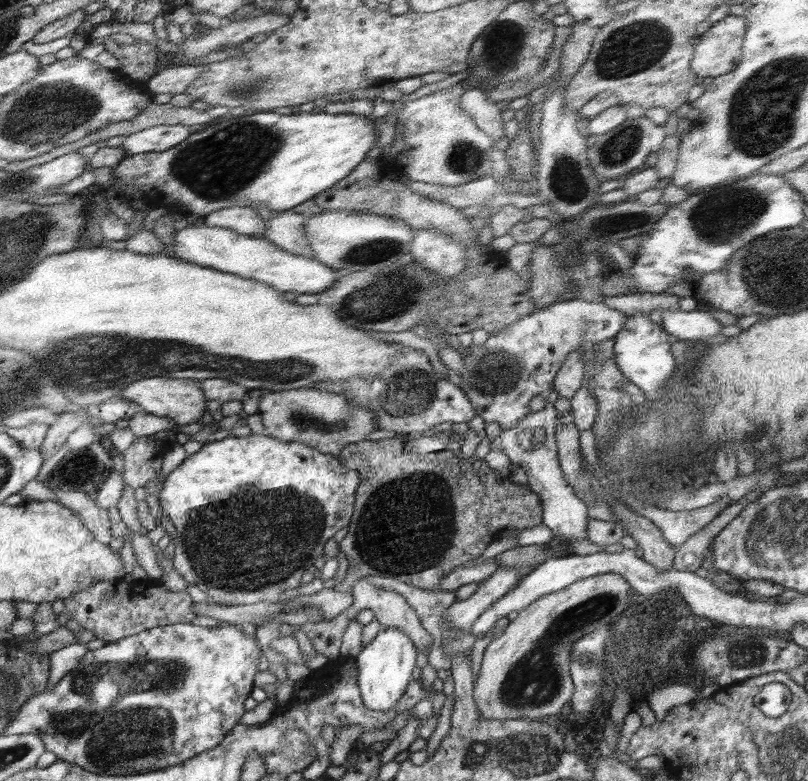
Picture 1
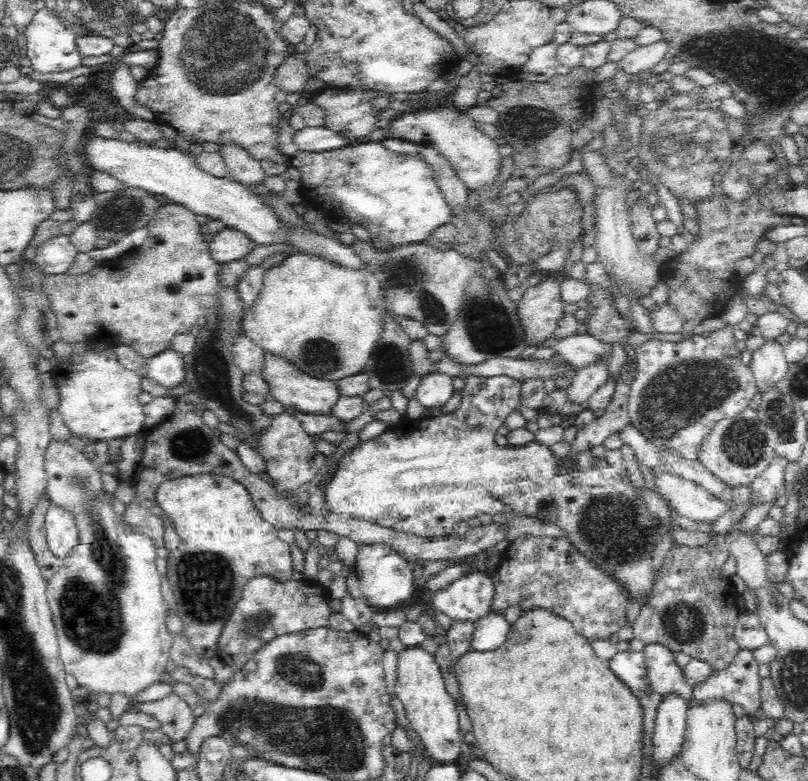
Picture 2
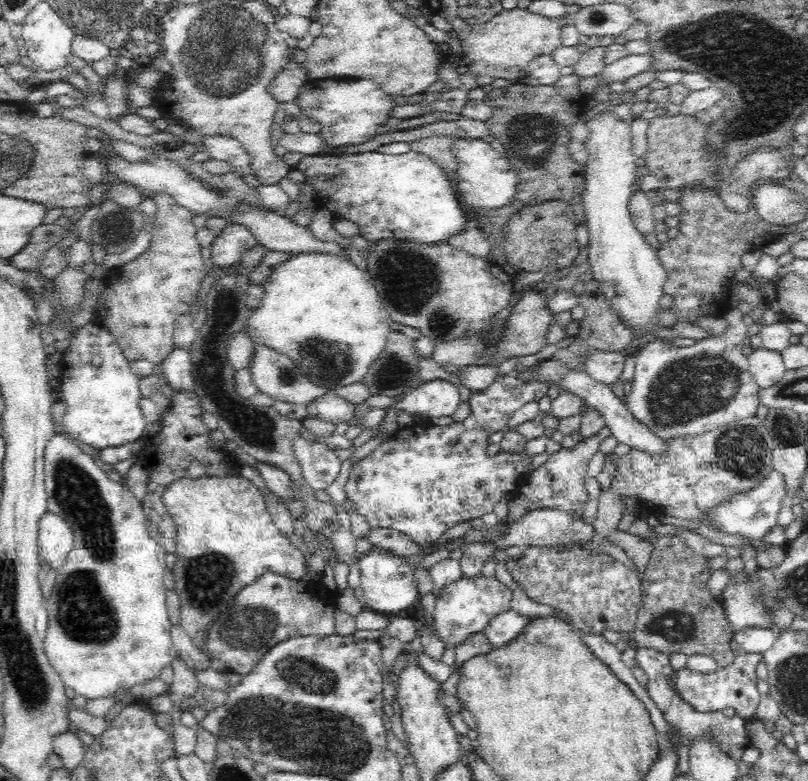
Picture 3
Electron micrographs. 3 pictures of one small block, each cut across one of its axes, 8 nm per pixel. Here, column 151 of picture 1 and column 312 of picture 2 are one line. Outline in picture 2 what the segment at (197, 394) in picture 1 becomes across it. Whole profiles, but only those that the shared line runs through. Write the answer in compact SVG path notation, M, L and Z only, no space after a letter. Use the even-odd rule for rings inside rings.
M265 352L260 373L266 381L271 398L281 402L289 410L296 409L306 414L331 415L333 404L341 395L335 381L314 378L273 353Z

